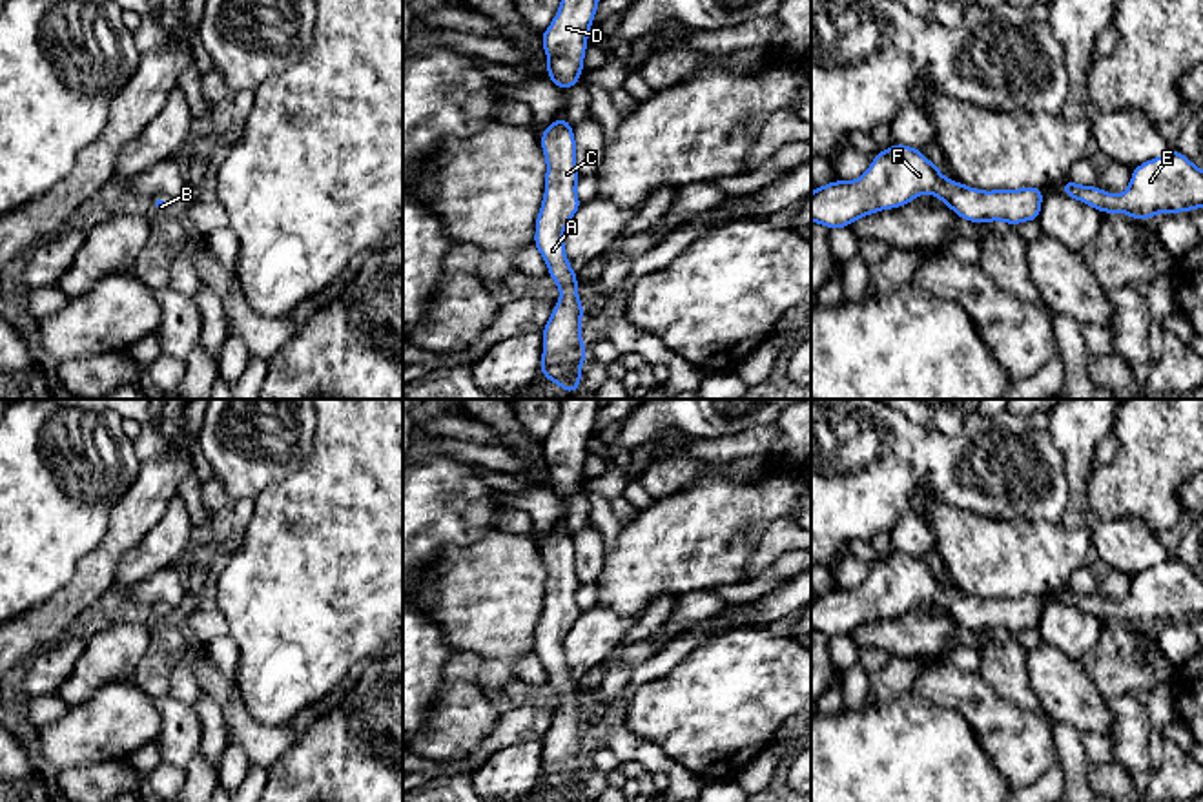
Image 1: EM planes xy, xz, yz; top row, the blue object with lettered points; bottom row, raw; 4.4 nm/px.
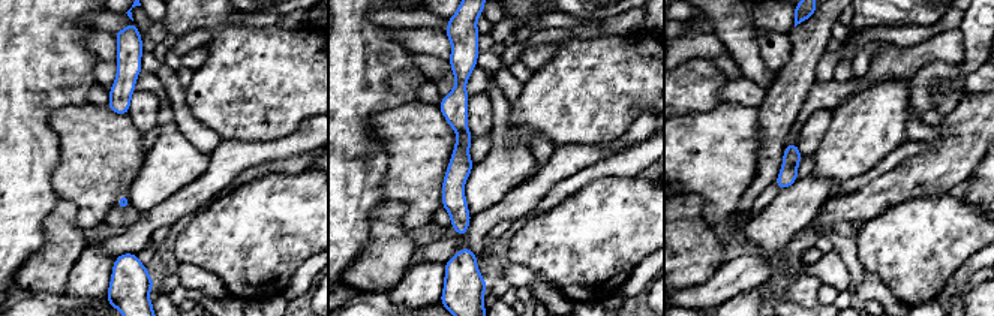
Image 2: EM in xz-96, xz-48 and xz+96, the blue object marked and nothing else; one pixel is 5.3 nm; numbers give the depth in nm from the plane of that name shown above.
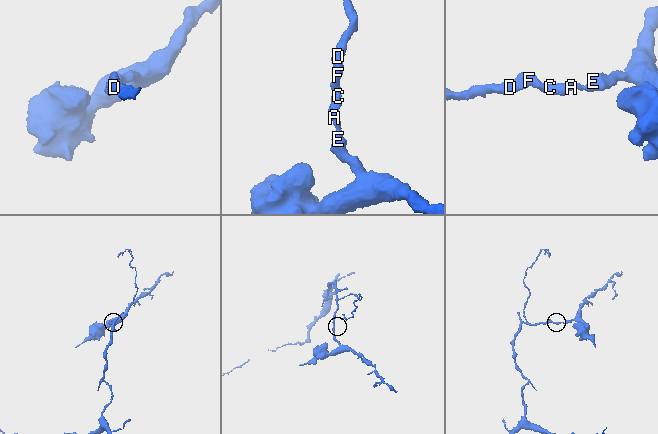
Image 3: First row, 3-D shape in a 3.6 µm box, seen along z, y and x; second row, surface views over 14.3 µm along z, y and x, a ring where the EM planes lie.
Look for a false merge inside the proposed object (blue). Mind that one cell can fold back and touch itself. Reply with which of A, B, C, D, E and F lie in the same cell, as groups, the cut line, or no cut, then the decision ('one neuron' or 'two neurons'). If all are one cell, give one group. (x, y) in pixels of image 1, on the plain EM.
A B C D E F; no cut; one neuron

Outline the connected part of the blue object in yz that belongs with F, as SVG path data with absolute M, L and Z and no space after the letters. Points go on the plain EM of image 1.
M893 552L879 560L857 589L833 589L811 602L811 629L829 636L848 636L853 629L880 618L910 612L931 602L957 625L970 631L1004 629L1017 634L1039 629L1043 596L982 600L946 587L922 560Z

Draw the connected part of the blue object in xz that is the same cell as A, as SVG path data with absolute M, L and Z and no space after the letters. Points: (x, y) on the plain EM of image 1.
M556 527L545 536L540 550L547 569L547 583L543 611L536 625L534 654L561 702L543 736L540 780L572 802L581 791L580 775L589 758L581 751L583 711L576 700L578 684L572 680L563 654L563 640L581 614L576 603L580 580L572 534L567 527Z

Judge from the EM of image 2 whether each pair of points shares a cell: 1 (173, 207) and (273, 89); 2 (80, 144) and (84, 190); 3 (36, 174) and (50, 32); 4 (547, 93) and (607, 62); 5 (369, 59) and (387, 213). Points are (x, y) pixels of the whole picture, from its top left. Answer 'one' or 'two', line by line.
1: two
2: one
3: one
4: one
5: two

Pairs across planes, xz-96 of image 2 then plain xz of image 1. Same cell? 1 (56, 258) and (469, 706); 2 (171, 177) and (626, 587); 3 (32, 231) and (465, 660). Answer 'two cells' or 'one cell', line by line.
1: one cell
2: two cells
3: two cells

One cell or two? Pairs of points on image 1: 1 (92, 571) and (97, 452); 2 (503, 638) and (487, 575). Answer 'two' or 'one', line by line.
1: two
2: one

